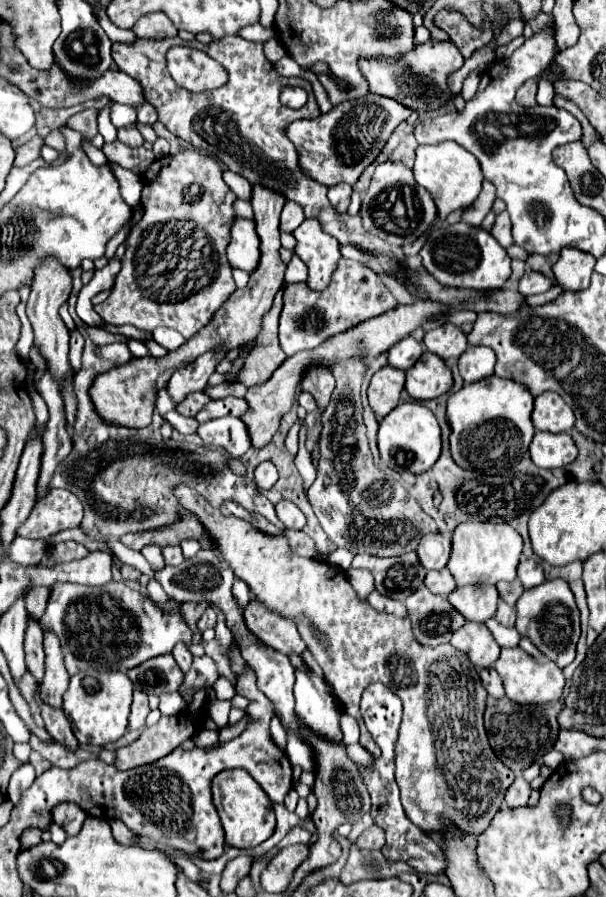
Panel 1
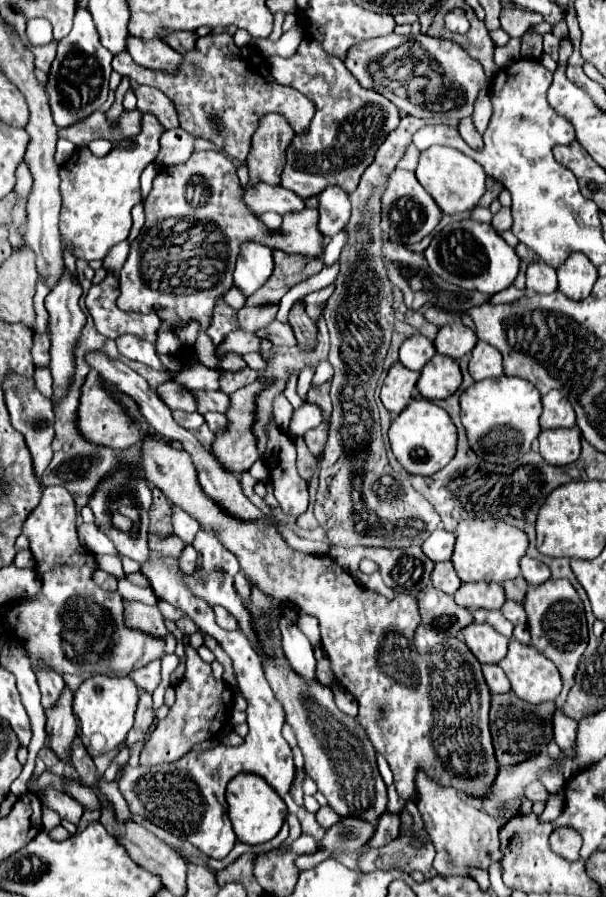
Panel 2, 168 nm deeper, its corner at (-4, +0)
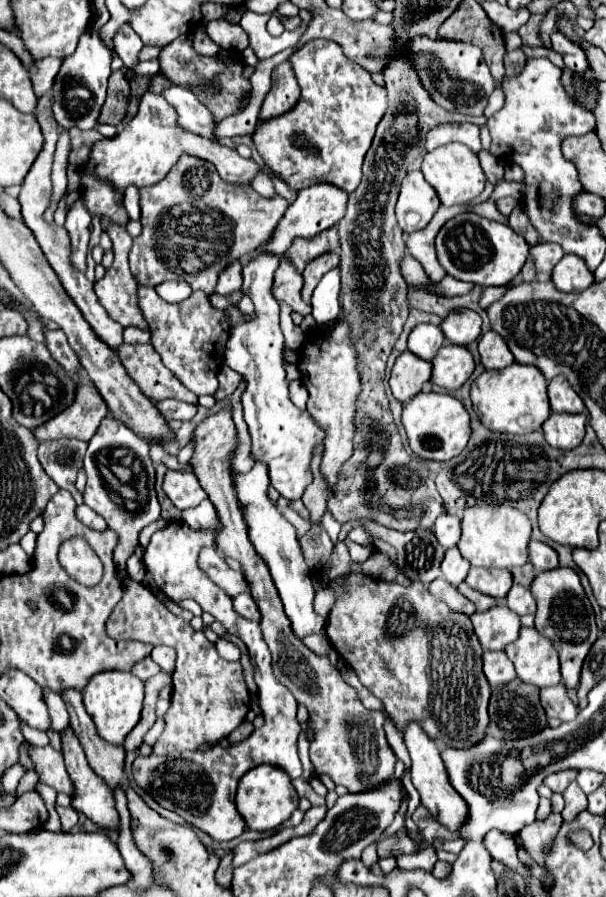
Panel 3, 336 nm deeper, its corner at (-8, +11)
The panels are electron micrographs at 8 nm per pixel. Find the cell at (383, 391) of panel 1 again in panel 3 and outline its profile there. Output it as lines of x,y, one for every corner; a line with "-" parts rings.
408,350
402,352
396,358
396,364
392,368
390,382
388,382
394,398
400,400
402,404
410,402
422,390
422,384
430,380
430,372
432,372
430,362
424,362
422,358
418,358

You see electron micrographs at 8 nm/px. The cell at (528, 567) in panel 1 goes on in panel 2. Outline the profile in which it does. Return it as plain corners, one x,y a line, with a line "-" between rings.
524,555
524,557
520,559
520,569
522,569
522,577
524,577
530,585
540,585
540,583
544,583
544,581
550,579
548,567
546,567
544,563
528,557
528,555

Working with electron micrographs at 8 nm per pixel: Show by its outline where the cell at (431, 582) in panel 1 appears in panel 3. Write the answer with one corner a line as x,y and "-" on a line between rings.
458,548
446,550
444,560
442,560
442,576
444,576
450,584
458,586
460,582
464,582
468,570
470,570
470,562
460,556

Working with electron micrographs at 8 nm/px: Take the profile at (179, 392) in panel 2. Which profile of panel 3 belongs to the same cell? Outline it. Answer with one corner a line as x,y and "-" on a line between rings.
122,344
118,348
120,362
124,362
124,368
128,370
128,376
140,386
142,394
146,394
150,400
182,400
190,404
198,404
196,394
188,392
184,384
164,368
160,354
152,348
152,344

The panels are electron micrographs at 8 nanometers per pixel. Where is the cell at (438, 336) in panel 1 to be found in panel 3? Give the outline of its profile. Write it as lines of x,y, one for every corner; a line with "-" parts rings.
464,308
452,310
440,324
446,340
460,346
474,342
480,336
480,326
482,326
480,314
474,310
464,310

